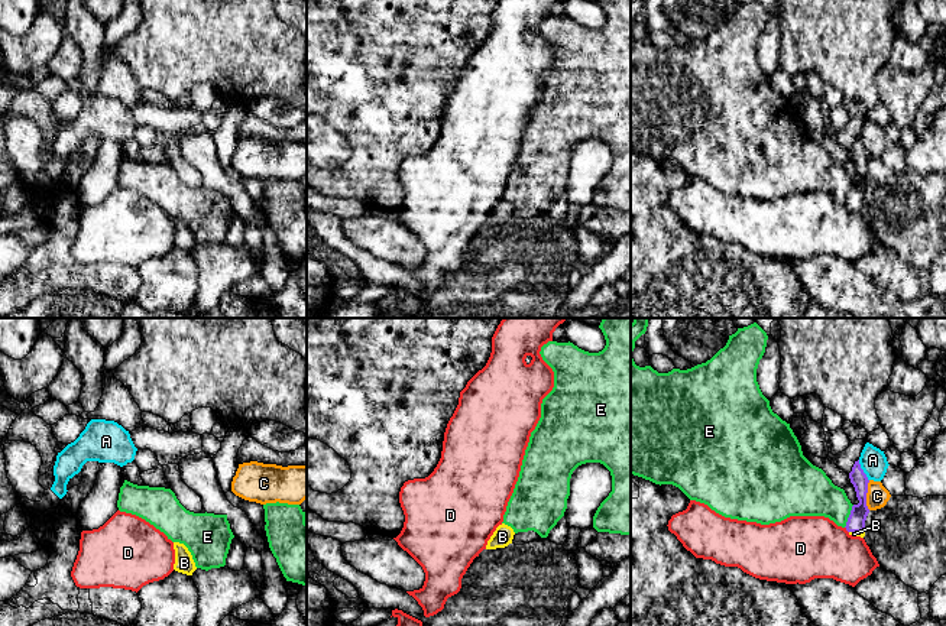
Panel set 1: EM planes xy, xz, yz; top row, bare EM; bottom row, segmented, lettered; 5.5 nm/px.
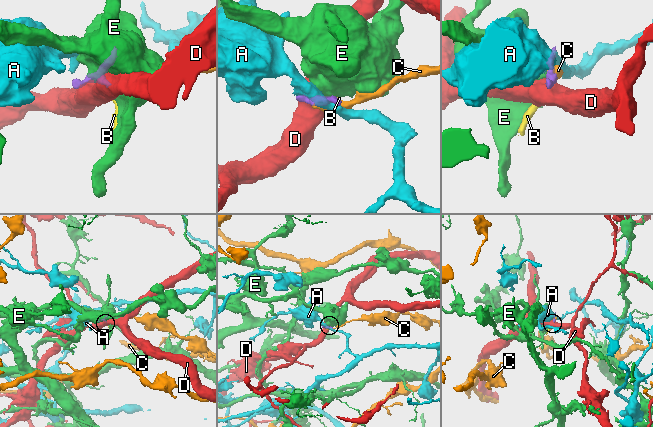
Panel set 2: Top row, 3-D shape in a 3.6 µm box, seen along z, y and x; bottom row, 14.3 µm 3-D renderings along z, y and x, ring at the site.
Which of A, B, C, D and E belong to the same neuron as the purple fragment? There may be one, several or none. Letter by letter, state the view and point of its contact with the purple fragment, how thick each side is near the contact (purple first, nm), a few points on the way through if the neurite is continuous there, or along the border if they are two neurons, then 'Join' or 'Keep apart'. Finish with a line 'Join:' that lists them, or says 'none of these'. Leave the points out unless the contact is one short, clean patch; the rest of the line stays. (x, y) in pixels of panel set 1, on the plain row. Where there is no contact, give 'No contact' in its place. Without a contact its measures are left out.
A: Touches purple at yz (862, 146). Thickness 100 nm (purple) against 150 nm. Boundary: yz (858, 136), (868, 156). Keep apart
B: Touches purple at yz (857, 207). Thickness 100 nm (purple) against 30 nm. Path across: yz (858, 191), (857, 207), (854, 210). Join
C: Touches purple at yz (865, 171). Thickness 100 nm (purple) against 120 nm. Boundary: yz (870, 156), (867, 168), (868, 185). Keep apart
D: Touches purple at yz (846, 206). Thickness 100 nm (purple) against 360 nm. Boundary: yz (845, 203), (848, 208). Keep apart
E: Touches purple at yz (849, 193). Thickness 100 nm (purple) against 260 nm. Boundary: yz (854, 181), (844, 203). Keep apart
Join: B

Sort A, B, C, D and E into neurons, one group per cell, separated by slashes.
A / B / C / D / E

